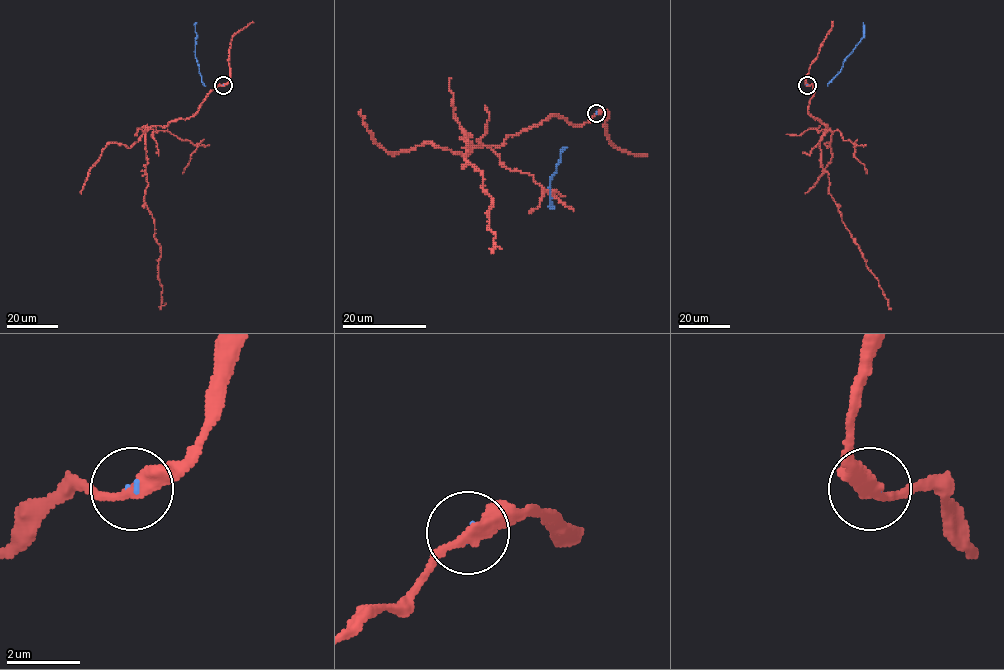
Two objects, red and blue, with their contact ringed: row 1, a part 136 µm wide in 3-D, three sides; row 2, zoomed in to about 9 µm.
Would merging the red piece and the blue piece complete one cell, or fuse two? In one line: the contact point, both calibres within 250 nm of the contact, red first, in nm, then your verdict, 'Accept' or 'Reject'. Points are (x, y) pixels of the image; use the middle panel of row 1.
Place: (596, 113). Thickness 380 nm (red) against 80 nm. Reject

